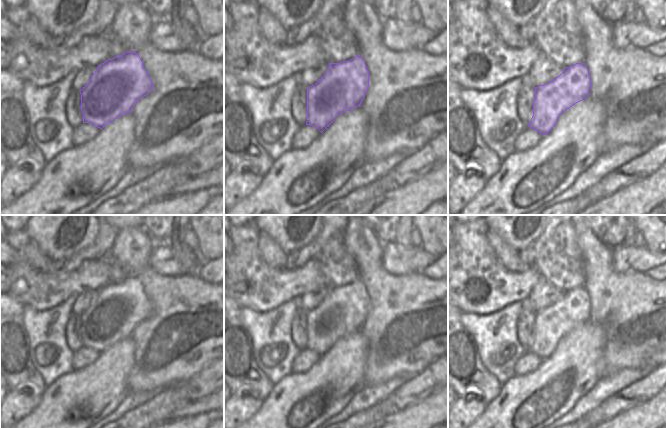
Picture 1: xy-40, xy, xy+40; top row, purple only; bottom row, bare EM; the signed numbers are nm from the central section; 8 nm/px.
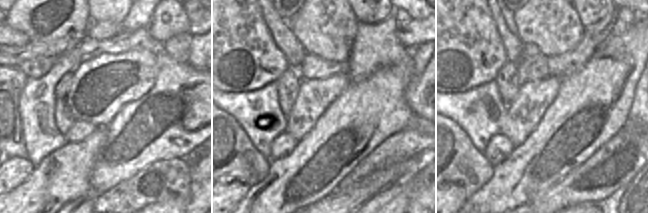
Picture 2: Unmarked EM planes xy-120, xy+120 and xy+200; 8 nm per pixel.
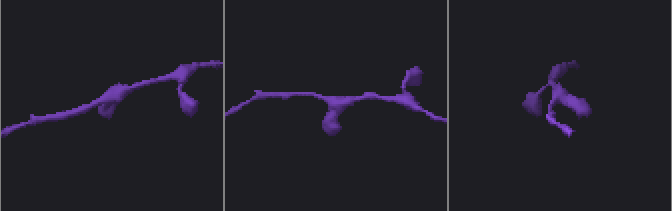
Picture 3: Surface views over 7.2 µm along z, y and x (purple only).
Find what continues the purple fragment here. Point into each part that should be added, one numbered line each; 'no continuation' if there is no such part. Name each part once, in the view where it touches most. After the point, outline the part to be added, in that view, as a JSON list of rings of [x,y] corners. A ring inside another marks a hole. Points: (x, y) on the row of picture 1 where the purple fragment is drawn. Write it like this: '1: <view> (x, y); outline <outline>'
no continuation

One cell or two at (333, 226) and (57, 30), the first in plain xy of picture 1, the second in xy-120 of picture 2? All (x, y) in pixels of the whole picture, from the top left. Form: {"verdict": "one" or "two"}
{"verdict": "two"}

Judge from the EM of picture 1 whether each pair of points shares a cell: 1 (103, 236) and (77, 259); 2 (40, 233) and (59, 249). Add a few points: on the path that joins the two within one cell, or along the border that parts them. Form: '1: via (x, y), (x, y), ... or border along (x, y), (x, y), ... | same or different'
1: via (99, 243), (88, 254), (84, 255) | same
2: via (45, 235), (54, 244) | same

